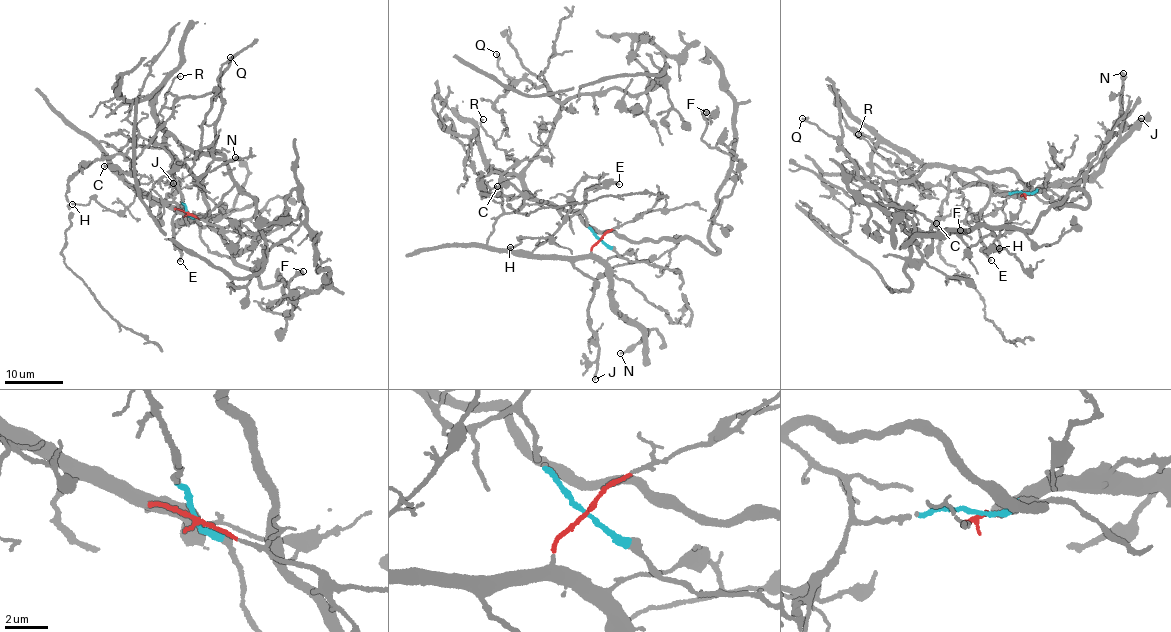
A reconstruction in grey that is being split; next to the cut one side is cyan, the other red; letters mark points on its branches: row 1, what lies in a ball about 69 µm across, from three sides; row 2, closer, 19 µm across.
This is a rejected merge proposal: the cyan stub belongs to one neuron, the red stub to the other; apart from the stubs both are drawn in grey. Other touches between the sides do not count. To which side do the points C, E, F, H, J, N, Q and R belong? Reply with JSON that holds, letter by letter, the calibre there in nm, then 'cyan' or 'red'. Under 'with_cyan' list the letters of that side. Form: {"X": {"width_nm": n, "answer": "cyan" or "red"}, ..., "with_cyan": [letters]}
{"C": {"width_nm": 150, "answer": "red"}, "E": {"width_nm": 160, "answer": "cyan"}, "F": {"width_nm": 600, "answer": "cyan"}, "H": {"width_nm": 100, "answer": "red"}, "J": {"width_nm": 240, "answer": "red"}, "N": {"width_nm": 200, "answer": "red"}, "Q": {"width_nm": 260, "answer": "cyan"}, "R": {"width_nm": 110, "answer": "cyan"}, "with_cyan": ["E", "F", "Q", "R"]}

